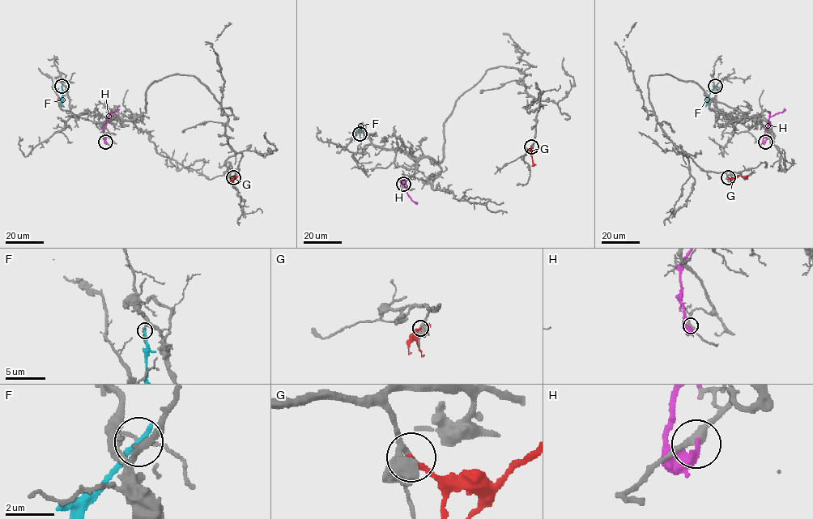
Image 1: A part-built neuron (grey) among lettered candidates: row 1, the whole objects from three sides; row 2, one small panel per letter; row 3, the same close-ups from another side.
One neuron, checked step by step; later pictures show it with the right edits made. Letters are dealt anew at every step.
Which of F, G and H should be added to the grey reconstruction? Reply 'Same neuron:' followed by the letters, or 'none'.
Same neuron: G

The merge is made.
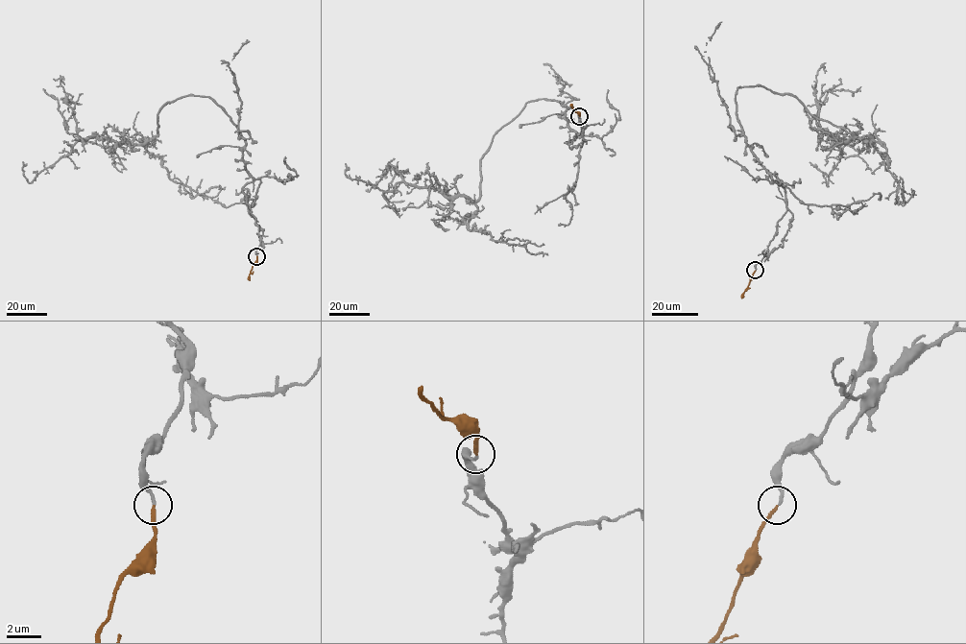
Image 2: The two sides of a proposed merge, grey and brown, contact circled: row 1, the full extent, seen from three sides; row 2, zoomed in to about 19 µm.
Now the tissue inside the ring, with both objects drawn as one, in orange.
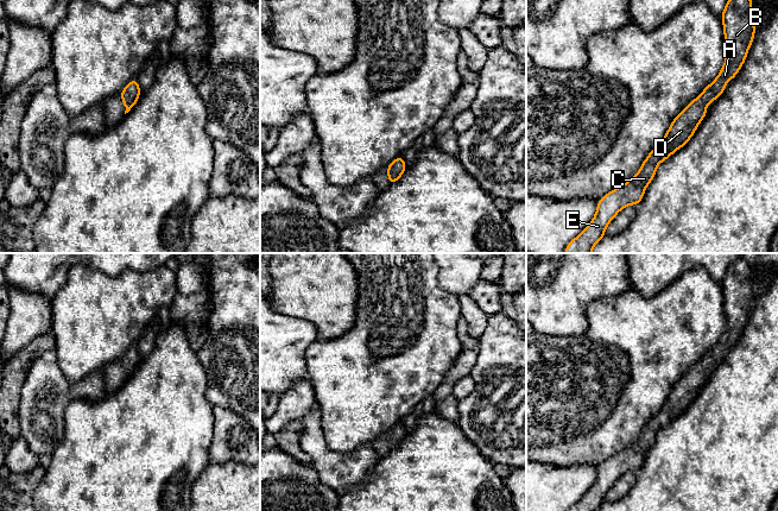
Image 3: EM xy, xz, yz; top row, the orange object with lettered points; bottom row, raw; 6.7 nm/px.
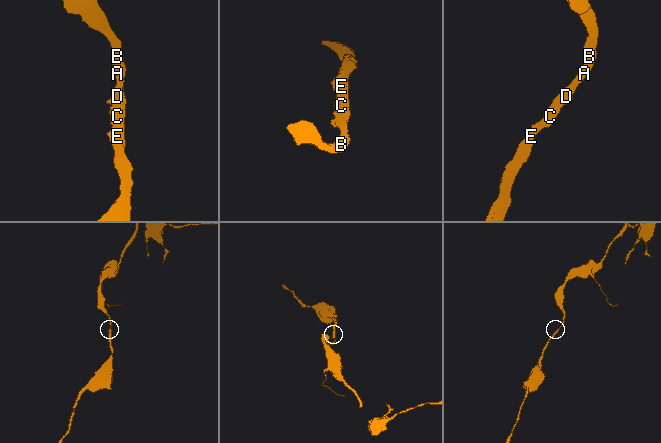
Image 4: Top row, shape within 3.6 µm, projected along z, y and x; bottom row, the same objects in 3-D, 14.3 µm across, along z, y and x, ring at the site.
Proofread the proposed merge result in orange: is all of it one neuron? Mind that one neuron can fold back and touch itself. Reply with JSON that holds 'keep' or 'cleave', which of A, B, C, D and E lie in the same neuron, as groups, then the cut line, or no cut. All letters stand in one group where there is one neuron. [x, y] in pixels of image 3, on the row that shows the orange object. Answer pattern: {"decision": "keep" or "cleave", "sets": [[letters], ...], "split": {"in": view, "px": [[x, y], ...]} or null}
{"decision": "keep", "sets": [["A", "B", "C", "D", "E"]], "split": null}

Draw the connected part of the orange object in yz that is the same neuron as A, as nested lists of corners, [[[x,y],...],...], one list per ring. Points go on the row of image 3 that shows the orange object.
[[[728,0],[721,19],[727,55],[719,76],[673,119],[660,145],[650,152],[638,174],[597,201],[594,219],[567,245],[564,253],[592,253],[595,244],[605,236],[605,229],[614,216],[626,206],[637,206],[643,200],[658,164],[689,141],[706,116],[708,103],[725,92],[726,83],[741,69],[755,33],[752,0]]]

